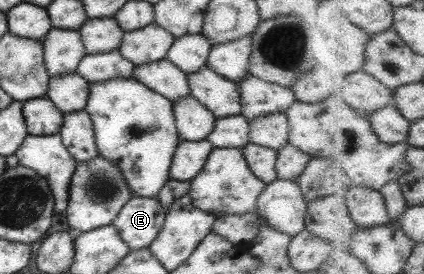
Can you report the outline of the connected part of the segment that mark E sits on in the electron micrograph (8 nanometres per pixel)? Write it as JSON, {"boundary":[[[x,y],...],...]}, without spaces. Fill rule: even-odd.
{"boundary":[[[131,197],[112,219],[116,230],[129,251],[147,248],[162,230],[165,210],[155,198]]]}

